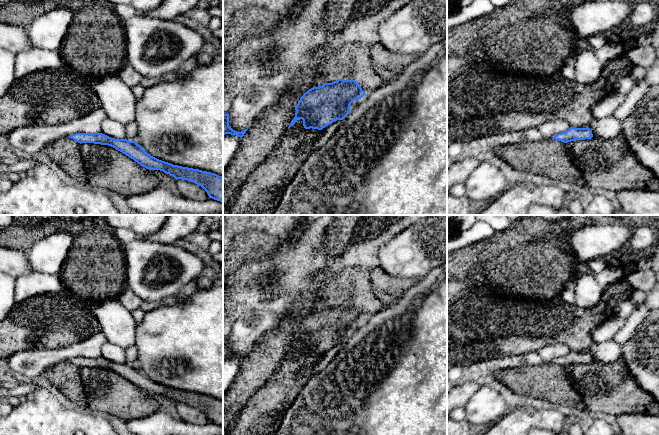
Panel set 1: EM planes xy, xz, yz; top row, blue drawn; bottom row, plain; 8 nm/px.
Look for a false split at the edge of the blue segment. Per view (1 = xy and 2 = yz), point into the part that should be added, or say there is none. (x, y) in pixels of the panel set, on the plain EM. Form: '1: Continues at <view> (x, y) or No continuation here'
1: No continuation here
2: No continuation here

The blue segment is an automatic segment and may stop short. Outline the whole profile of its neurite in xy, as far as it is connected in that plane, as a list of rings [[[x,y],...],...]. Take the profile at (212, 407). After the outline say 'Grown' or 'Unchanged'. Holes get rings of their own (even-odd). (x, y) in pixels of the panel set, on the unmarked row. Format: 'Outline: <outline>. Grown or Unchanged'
Outline: [[[75,357],[70,360],[78,367],[108,369],[122,376],[135,386],[149,394],[160,394],[176,404],[182,403],[201,410],[209,422],[223,426],[223,401],[215,397],[173,389],[148,378],[135,365],[111,362],[103,357]]]. Unchanged

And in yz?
Outline: [[[570,351],[567,355],[554,359],[552,363],[567,367],[575,364],[591,363],[593,361],[590,352]]]. Unchanged

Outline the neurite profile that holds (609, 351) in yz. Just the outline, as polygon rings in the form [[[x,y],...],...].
[[[610,339],[594,344],[588,352],[592,355],[593,361],[602,364],[612,363],[621,360],[622,344]]]

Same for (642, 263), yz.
[[[639,257],[636,260],[638,269],[649,269],[651,268],[651,258]]]

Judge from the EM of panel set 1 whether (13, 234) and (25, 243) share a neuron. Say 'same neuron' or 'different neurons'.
same neuron

